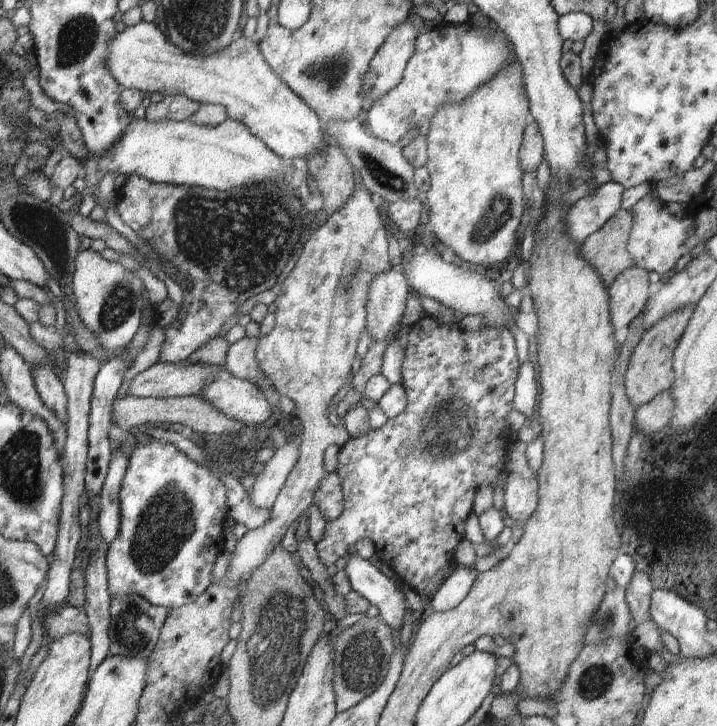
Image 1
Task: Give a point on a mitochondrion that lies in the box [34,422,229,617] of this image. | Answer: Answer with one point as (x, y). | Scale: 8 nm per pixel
(169, 518)

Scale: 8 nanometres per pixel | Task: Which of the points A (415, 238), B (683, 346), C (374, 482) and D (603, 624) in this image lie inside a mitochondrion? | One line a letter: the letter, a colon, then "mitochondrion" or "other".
A: other
B: other
C: other
D: mitochondrion

